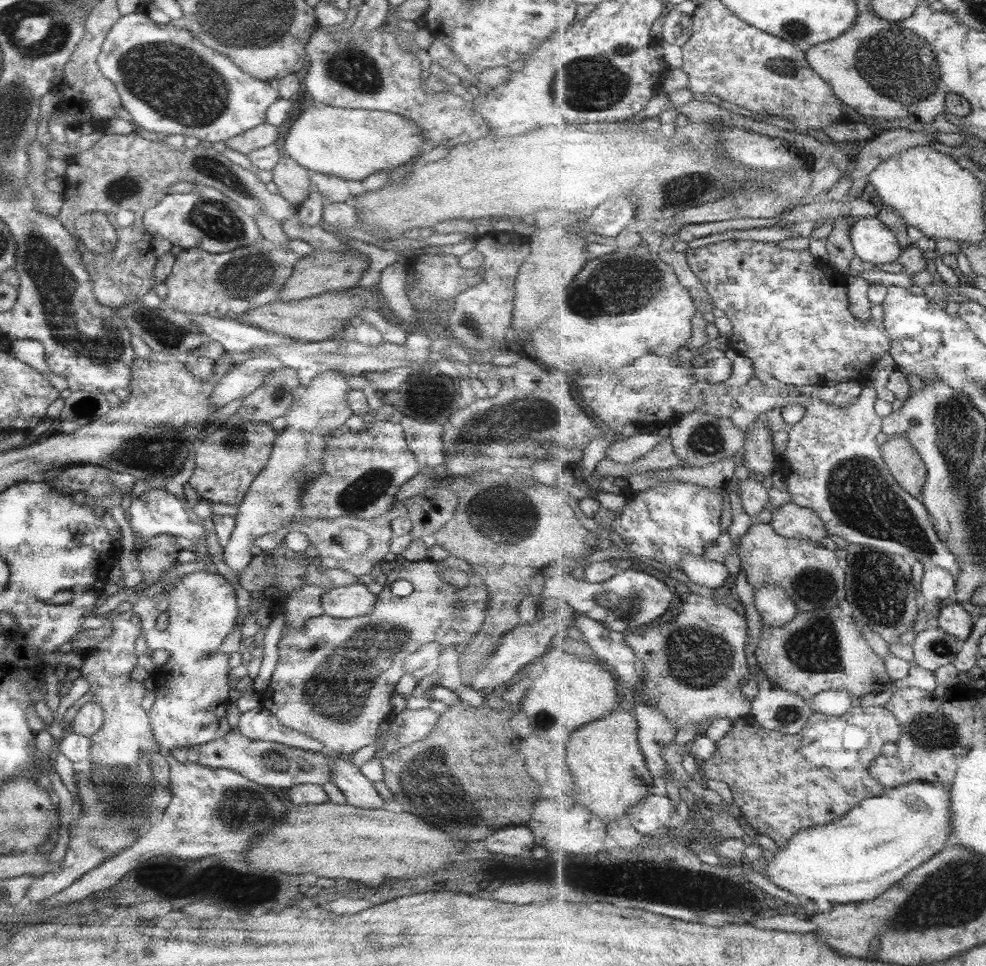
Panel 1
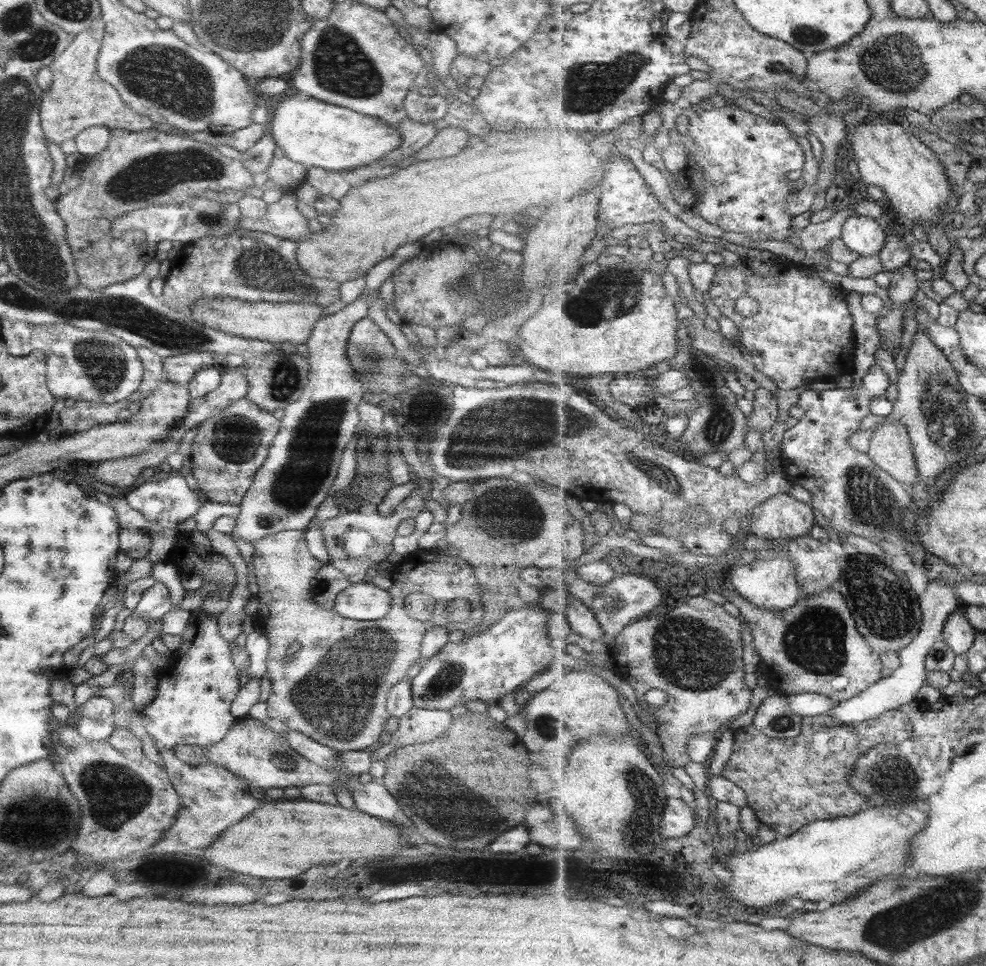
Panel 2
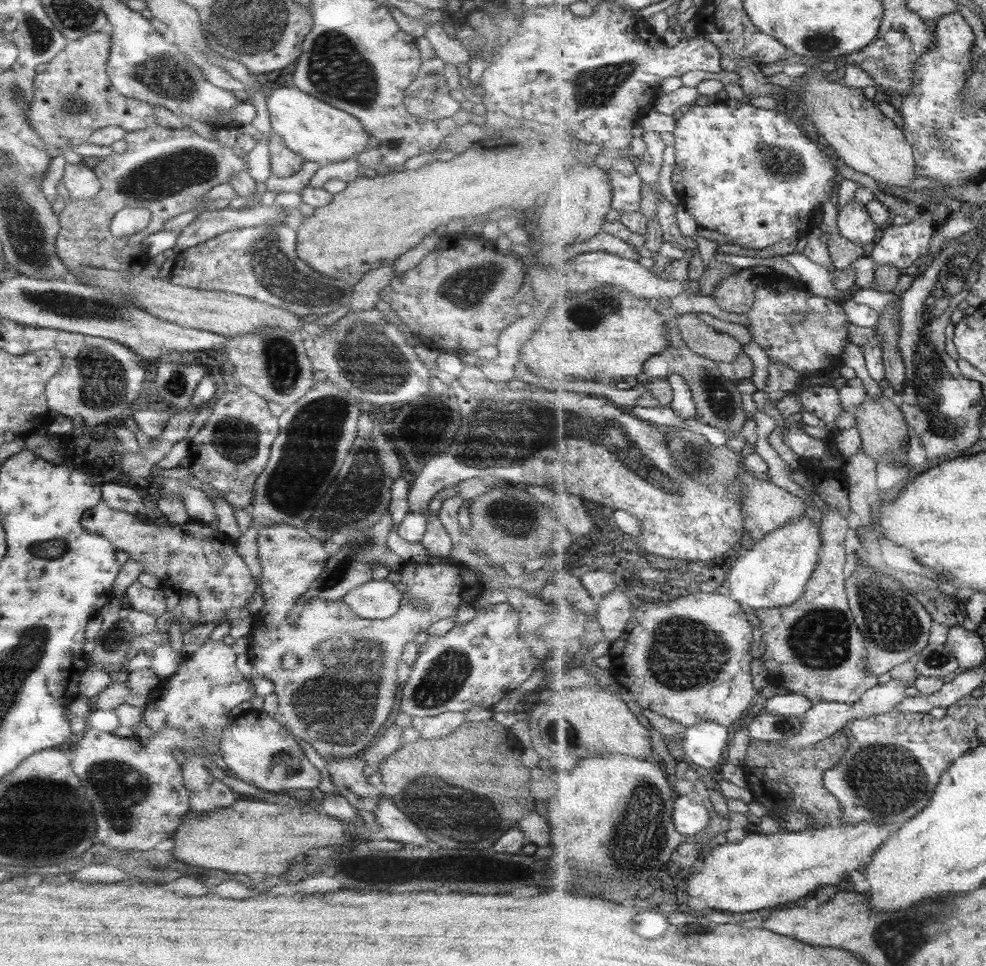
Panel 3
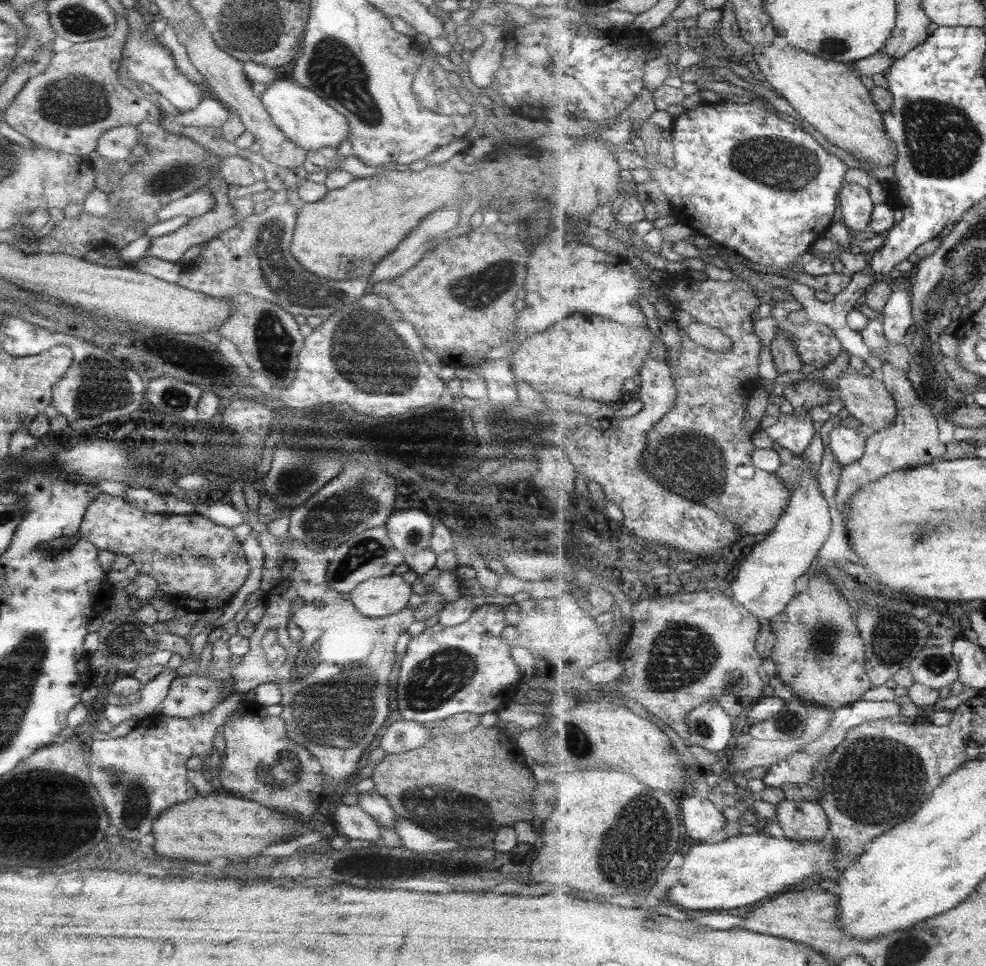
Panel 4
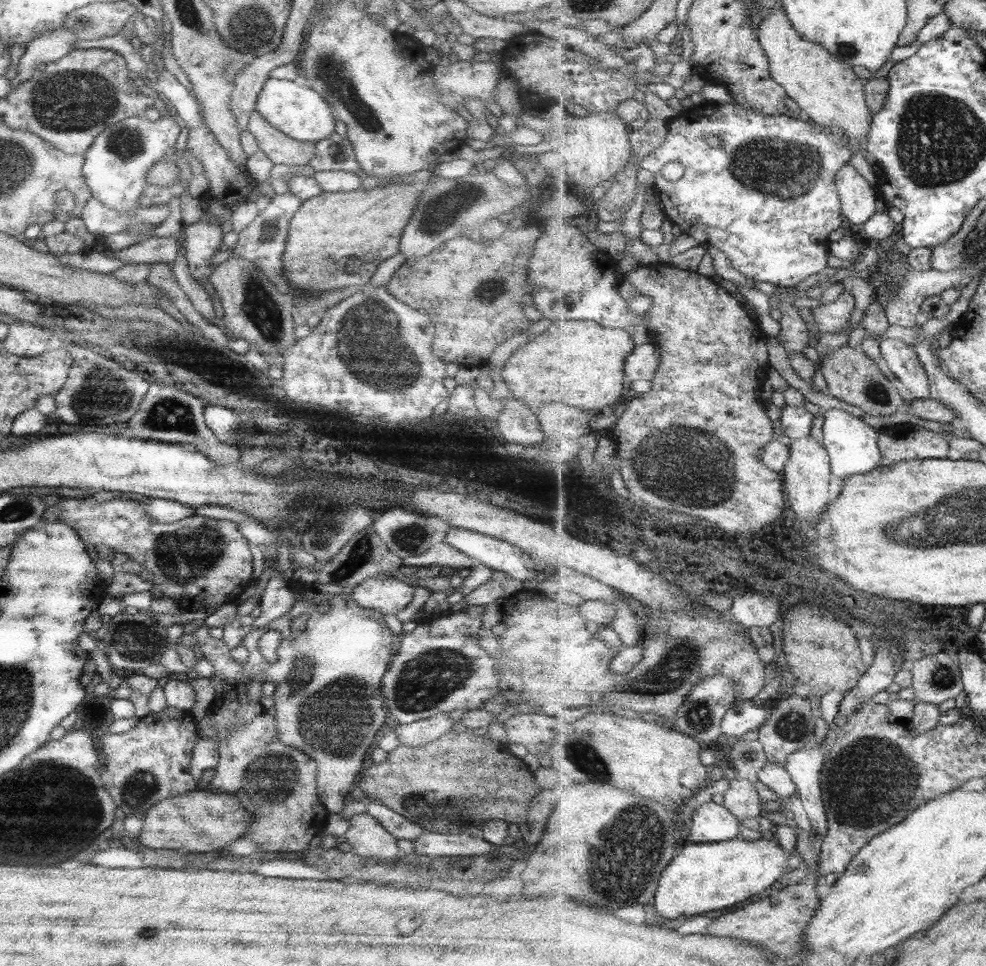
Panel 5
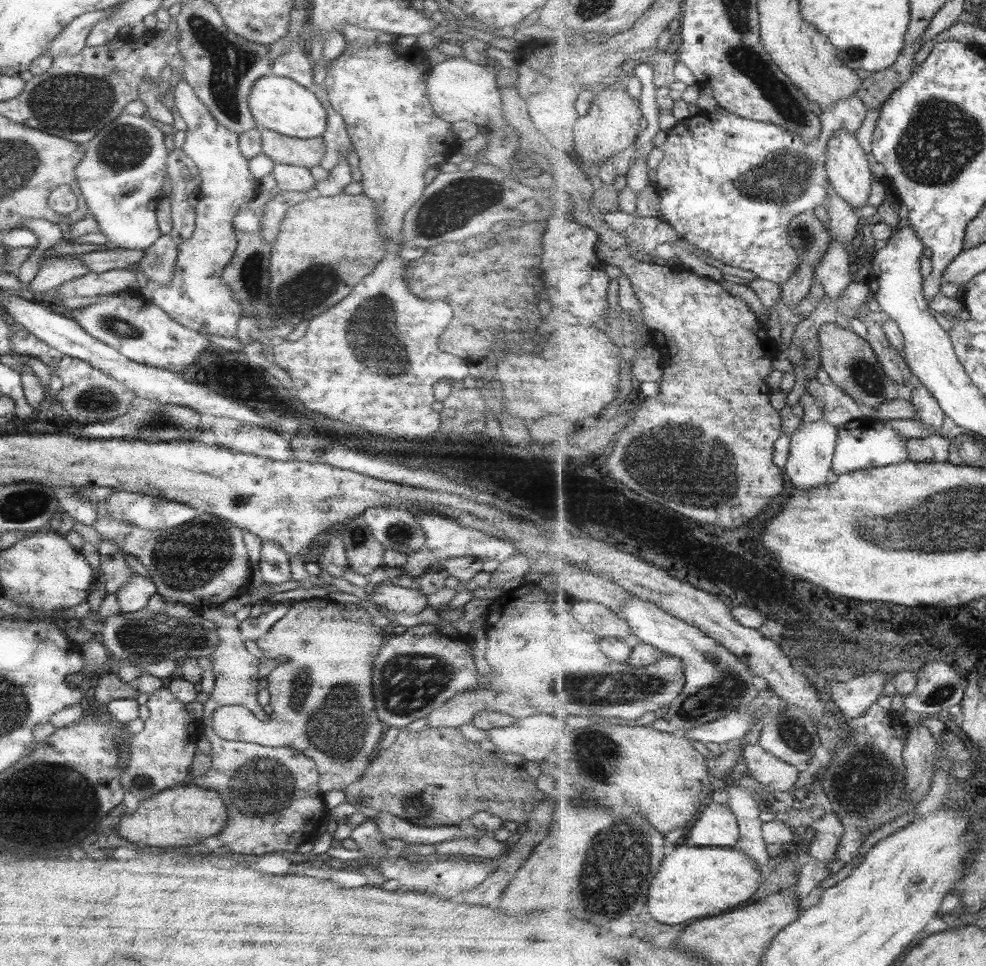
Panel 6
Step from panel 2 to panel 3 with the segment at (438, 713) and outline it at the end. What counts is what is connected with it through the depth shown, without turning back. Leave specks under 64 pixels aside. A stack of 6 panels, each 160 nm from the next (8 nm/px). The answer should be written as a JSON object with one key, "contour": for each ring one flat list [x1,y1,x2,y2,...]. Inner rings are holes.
{"contour":[[441,713,427,718,411,718,411,727,422,740,439,739,457,730,465,722,462,713]]}

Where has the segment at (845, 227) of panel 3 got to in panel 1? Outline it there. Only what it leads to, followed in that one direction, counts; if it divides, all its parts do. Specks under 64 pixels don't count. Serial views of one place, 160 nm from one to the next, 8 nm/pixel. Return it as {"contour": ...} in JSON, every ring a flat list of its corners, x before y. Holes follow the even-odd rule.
{"contour":[[877,217,852,220,851,240,856,256,875,266,898,262,904,250,895,232]]}

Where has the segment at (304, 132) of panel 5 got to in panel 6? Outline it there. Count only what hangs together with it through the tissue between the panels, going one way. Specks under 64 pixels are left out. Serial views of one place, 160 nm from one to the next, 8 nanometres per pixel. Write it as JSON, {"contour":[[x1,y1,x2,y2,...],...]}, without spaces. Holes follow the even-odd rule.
{"contour":[[264,74,258,78,248,94,248,109,256,126,274,133,305,140,323,134,326,125,325,109,315,98,311,88,299,86,293,80]]}

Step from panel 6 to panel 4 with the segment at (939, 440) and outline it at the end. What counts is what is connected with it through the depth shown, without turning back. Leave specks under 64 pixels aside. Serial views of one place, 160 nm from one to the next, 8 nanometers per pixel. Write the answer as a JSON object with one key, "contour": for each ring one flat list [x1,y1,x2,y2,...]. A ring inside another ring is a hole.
{"contour":[[883,364,881,372,883,373,882,381,896,398,898,415,893,426,870,434,863,457,852,462,851,465,841,468,841,477,834,501,837,511,843,515,842,525,844,526,845,516,849,515,849,503,854,494,857,494,864,486,896,470,917,468,931,462,931,458,935,458,935,456,943,458,948,453,948,445,939,442,938,416,934,413,932,406,921,400,908,374,887,364]]}

